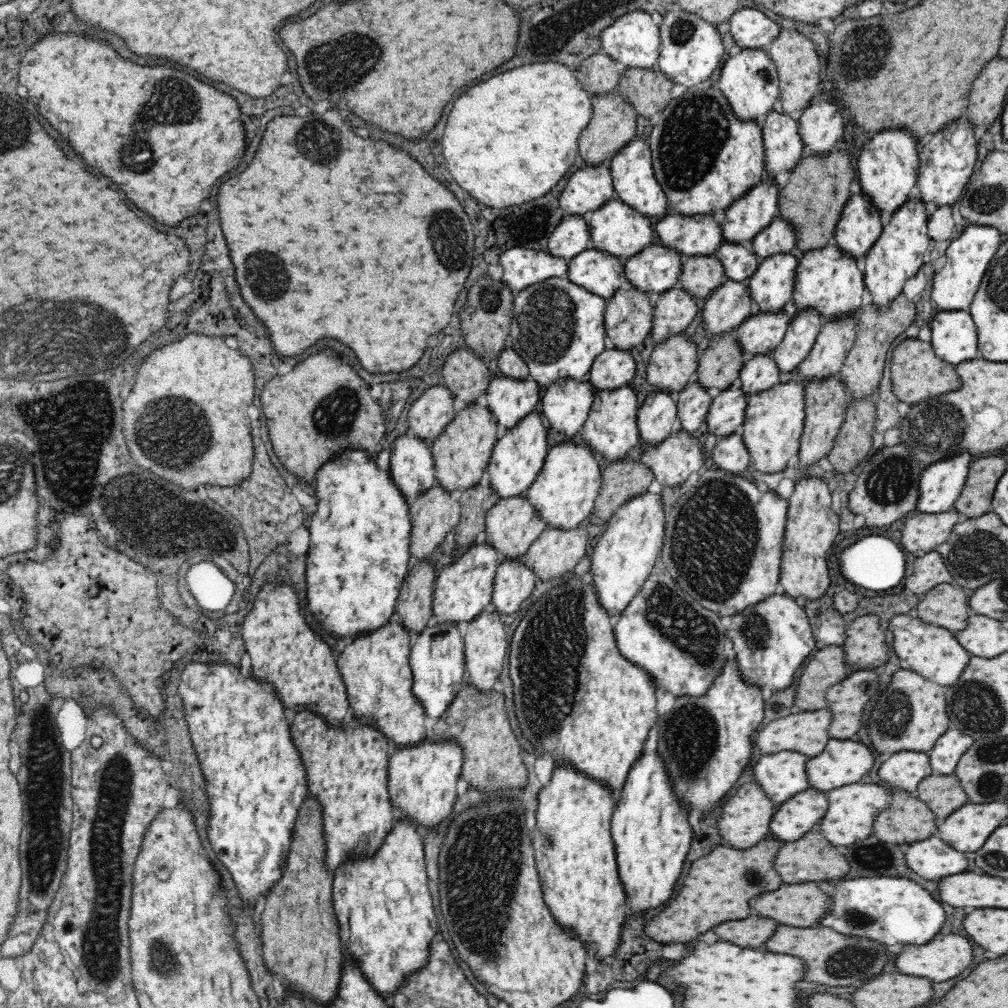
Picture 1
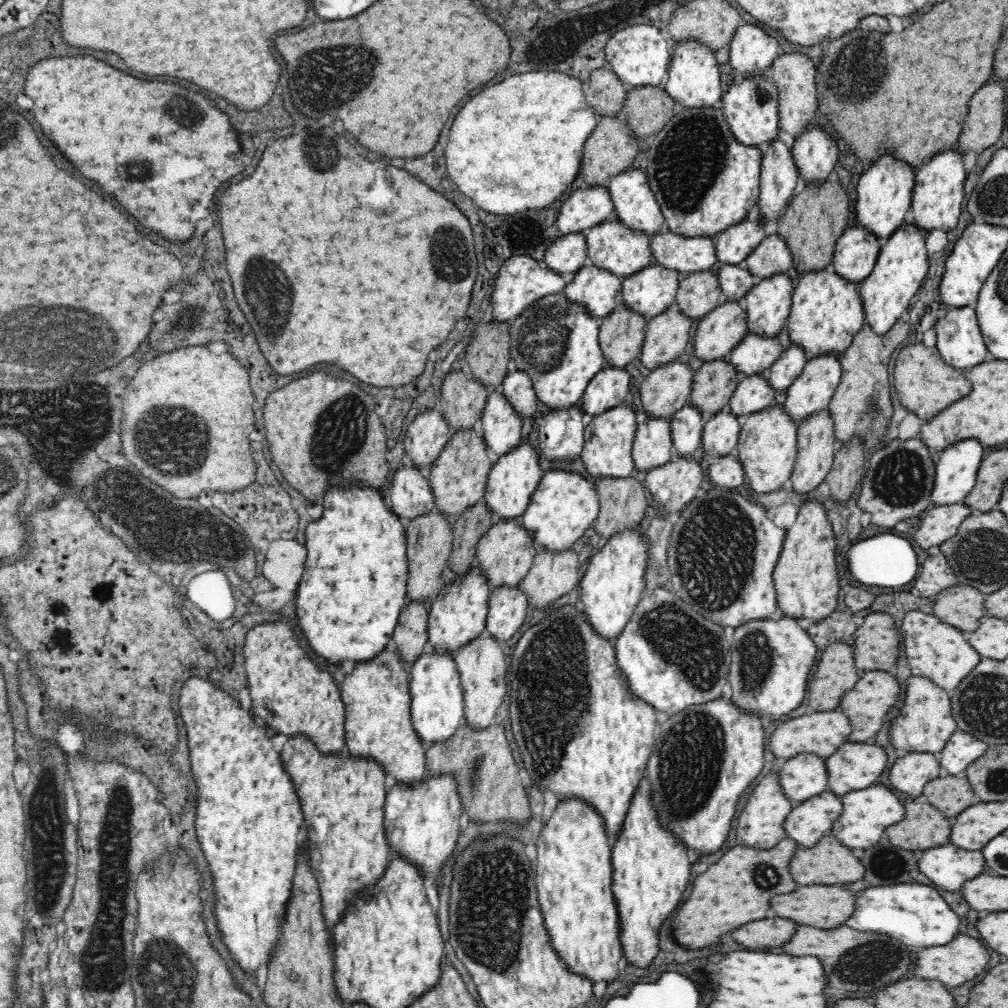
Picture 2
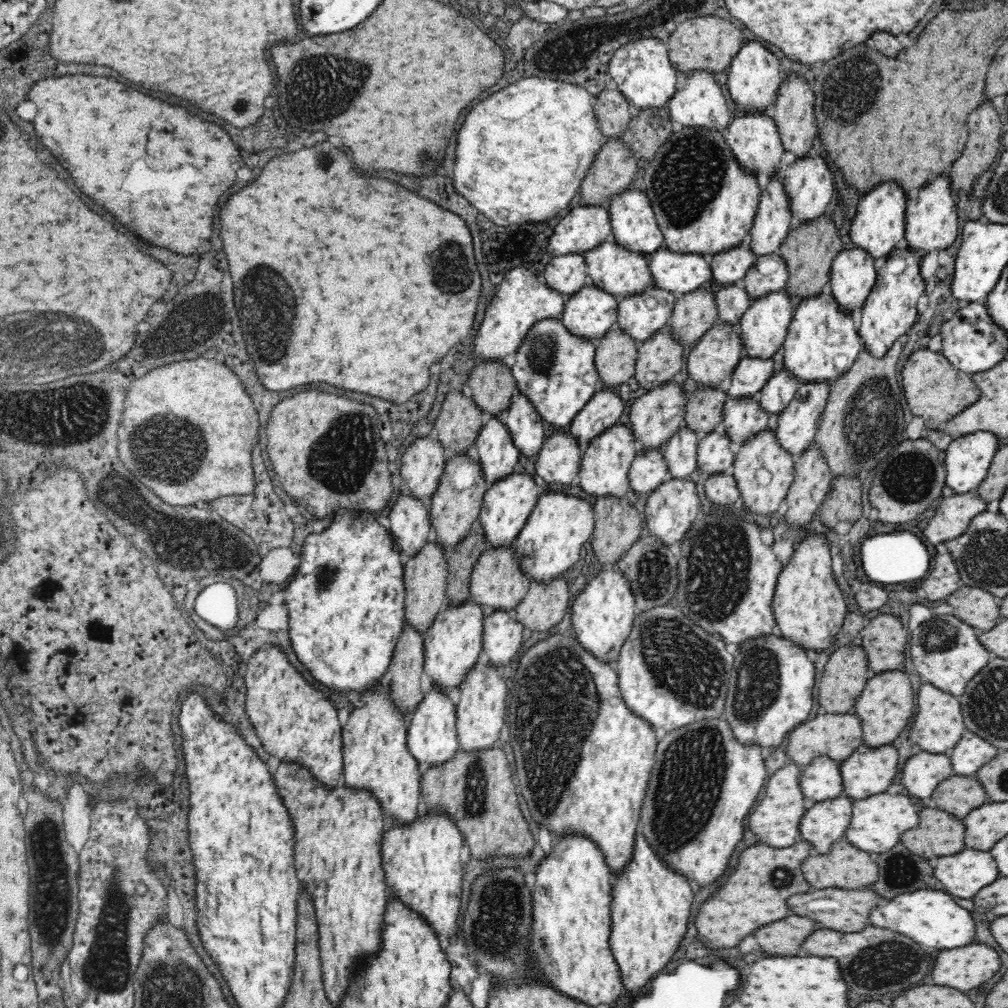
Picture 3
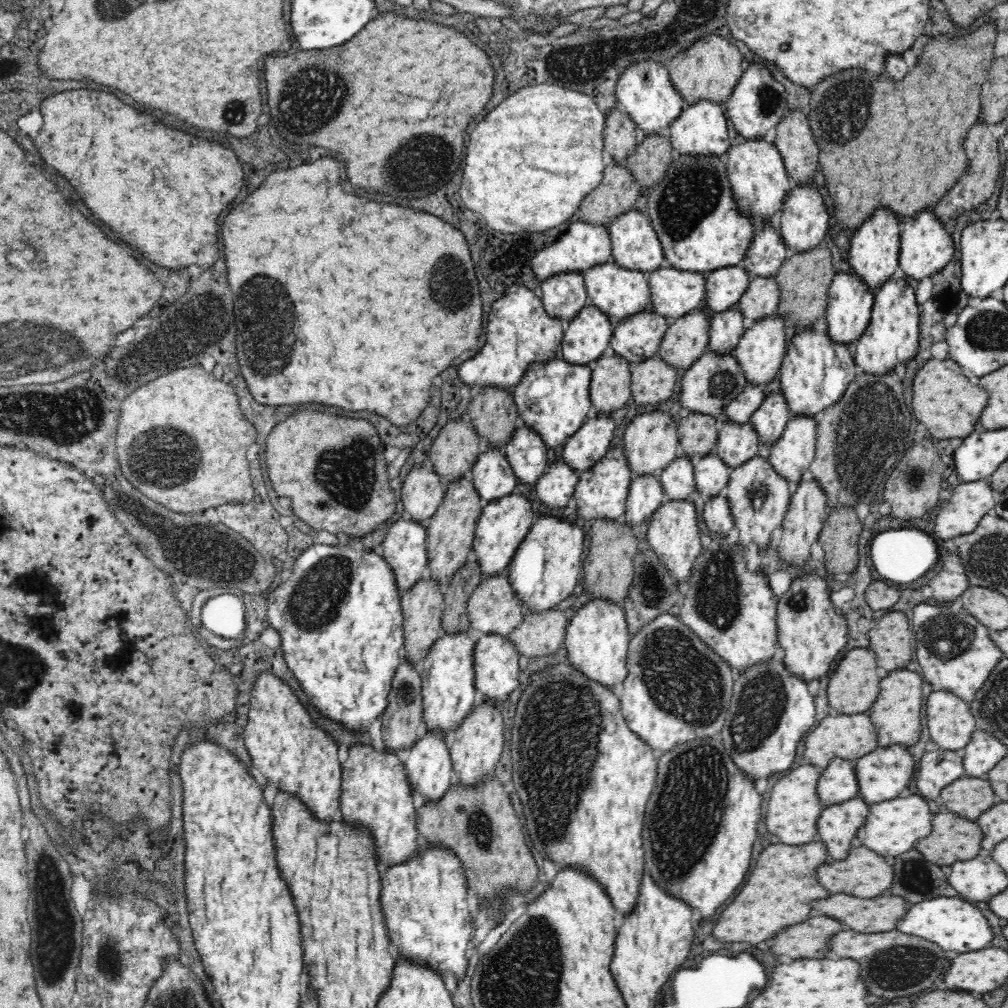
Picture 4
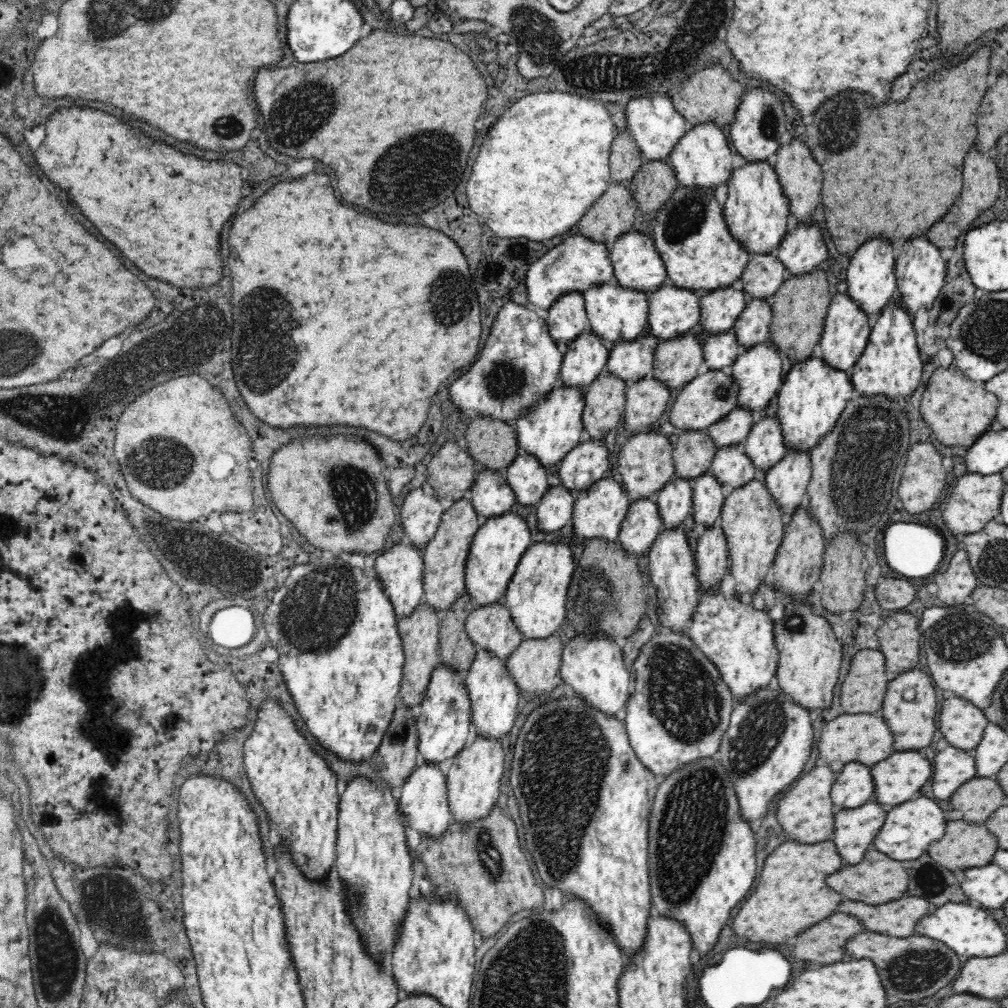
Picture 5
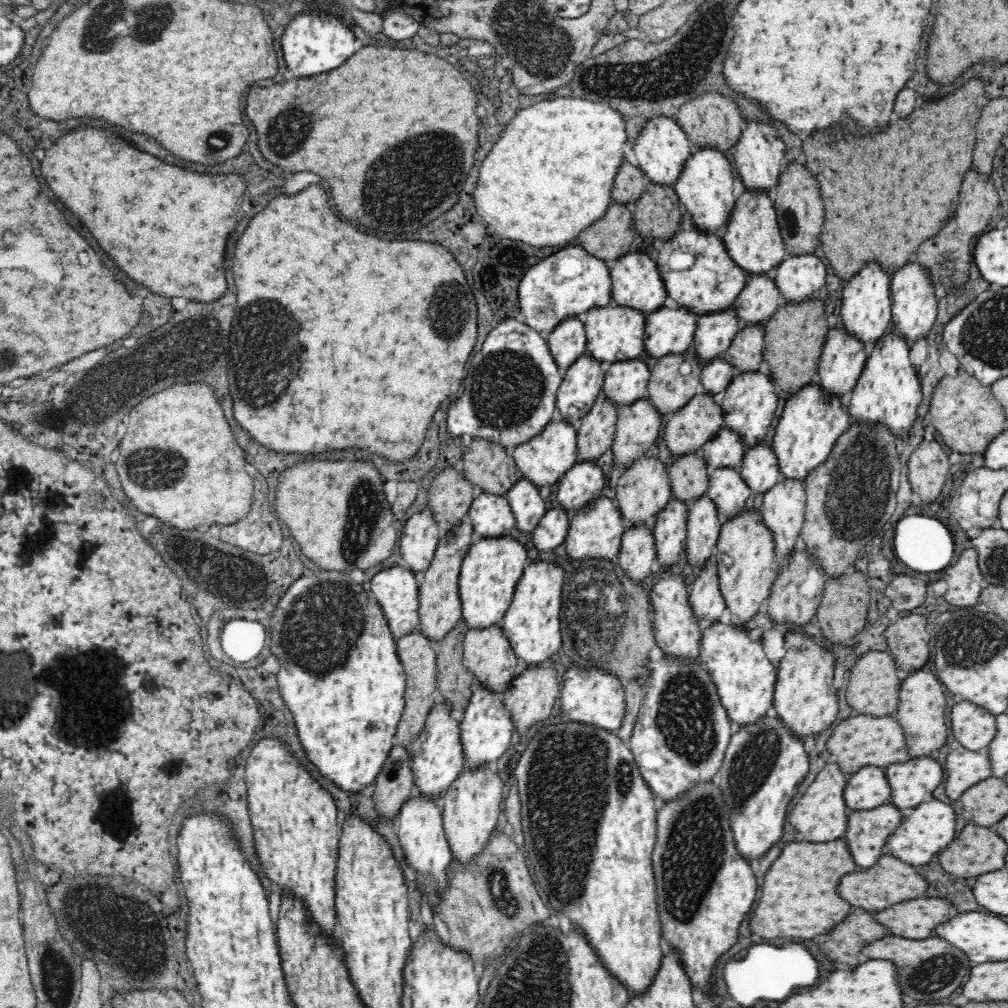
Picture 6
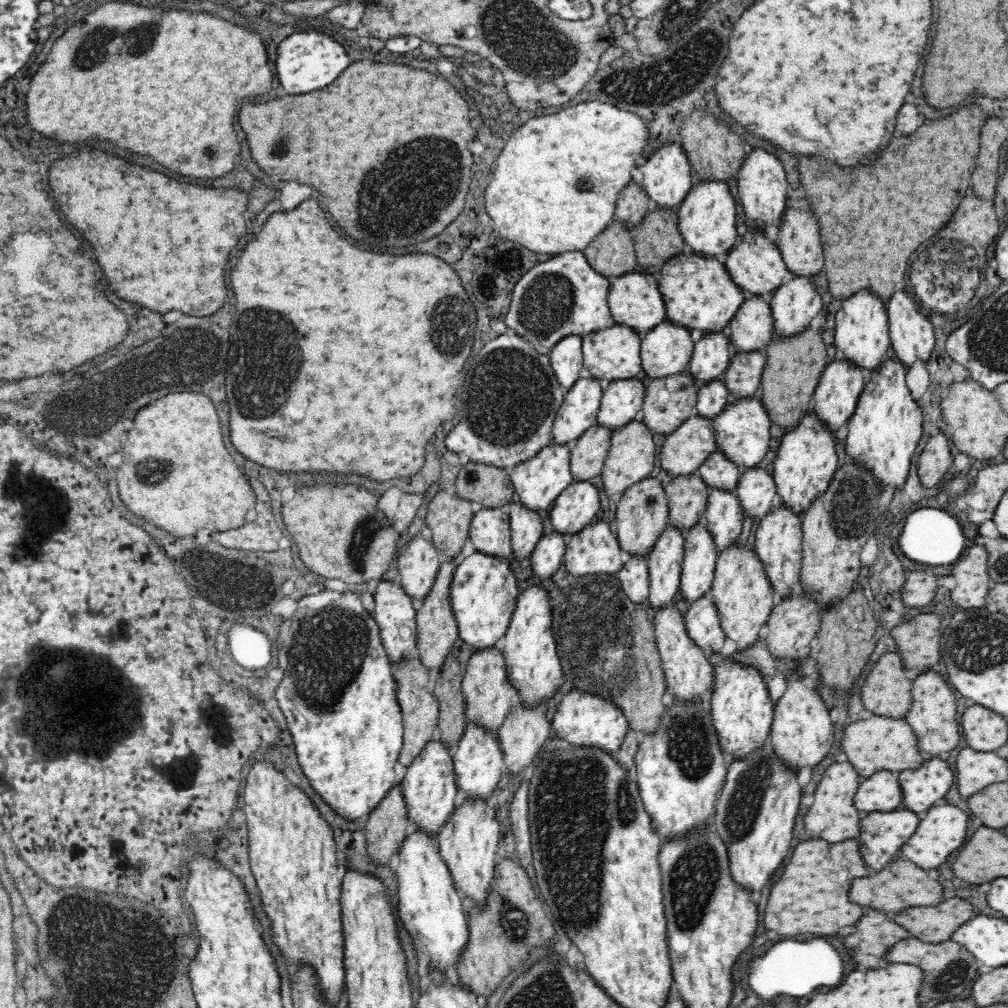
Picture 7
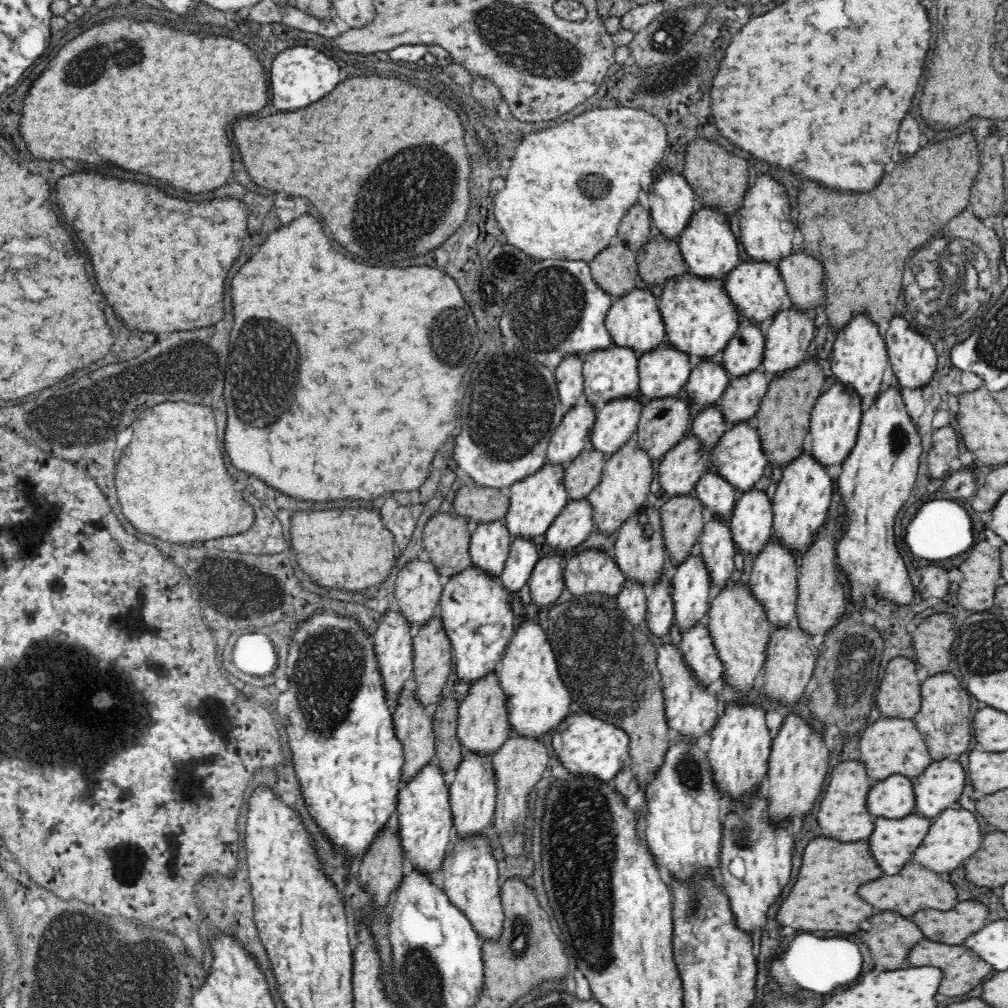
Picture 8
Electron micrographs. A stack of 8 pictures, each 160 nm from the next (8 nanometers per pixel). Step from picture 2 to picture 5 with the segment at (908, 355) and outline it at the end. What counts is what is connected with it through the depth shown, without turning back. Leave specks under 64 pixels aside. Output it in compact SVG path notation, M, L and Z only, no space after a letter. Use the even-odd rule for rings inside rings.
M955 365L948 370L941 367L934 370L920 404L922 424L926 426L926 431L933 432L943 445L966 448L976 444L986 432L992 431L998 408L998 398L984 388L984 383L971 380Z

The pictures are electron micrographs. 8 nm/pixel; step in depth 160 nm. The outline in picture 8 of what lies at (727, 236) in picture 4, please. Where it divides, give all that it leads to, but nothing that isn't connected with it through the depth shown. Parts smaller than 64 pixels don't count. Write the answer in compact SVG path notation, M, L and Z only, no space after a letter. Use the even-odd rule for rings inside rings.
M688 272L664 283L657 307L664 321L666 343L688 355L688 358L698 358L699 364L711 361L726 350L740 323L736 307L722 289L720 281L700 279Z

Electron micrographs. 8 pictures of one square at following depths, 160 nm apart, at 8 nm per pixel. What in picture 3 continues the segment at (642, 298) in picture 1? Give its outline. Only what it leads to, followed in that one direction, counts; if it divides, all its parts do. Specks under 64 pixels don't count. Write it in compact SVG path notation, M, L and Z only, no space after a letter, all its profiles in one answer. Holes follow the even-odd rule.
M615 327L595 343L595 366L601 388L612 389L625 384L635 376L638 349L634 339Z

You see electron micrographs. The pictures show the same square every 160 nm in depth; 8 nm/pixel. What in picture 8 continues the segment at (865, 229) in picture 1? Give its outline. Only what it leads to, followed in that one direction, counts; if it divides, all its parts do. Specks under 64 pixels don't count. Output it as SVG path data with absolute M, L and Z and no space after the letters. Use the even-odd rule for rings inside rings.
M839 382L828 392L821 394L811 412L810 452L814 461L824 465L826 469L835 464L842 466L858 440L863 406L861 399Z

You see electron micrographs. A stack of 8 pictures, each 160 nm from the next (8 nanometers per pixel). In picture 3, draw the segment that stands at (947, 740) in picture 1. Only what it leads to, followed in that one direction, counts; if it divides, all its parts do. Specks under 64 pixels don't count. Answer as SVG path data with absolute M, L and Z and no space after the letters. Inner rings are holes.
M964 731L959 743L949 752L954 775L975 776L999 751L981 736Z

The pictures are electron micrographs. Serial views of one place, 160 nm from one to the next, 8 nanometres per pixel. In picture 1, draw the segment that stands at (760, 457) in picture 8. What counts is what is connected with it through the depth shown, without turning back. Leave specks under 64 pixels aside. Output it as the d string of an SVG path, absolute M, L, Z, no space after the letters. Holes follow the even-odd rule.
M779 254L761 261L746 283L757 312L777 313L793 298L799 255Z

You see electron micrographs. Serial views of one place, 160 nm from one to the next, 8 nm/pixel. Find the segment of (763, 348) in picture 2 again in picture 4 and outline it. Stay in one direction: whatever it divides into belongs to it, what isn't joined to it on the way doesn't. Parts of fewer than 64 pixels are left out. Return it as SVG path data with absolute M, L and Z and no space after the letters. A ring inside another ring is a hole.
M747 384L744 392L742 392L736 400L732 400L732 402L728 404L726 411L724 411L724 415L718 418L719 424L744 424L745 422L750 422L752 415L763 404L766 395L767 391L762 390L760 386Z

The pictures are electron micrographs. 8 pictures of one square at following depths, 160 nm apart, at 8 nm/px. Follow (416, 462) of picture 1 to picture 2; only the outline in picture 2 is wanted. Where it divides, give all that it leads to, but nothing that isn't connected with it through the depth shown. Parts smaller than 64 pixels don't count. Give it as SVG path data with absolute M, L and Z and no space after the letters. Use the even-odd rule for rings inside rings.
M407 462L394 474L390 493L392 512L404 526L435 509L434 495L427 475Z

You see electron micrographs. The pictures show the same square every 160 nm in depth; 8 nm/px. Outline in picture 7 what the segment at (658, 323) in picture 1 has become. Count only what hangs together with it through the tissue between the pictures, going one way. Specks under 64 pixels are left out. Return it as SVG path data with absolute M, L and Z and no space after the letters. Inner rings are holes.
M638 418L623 427L618 432L614 432L611 437L608 456L605 458L605 463L600 474L604 494L609 499L614 499L615 502L618 502L618 498L626 493L628 488L633 484L648 478L654 468L654 460L656 460L654 436L652 432L649 432L646 425Z

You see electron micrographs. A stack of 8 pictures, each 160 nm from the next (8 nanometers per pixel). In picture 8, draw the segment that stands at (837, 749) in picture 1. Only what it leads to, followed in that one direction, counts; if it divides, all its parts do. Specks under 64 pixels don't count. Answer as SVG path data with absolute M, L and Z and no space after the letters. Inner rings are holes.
M940 760L926 768L926 772L912 780L916 799L915 810L928 818L943 810L958 806L964 792L966 774L958 762Z

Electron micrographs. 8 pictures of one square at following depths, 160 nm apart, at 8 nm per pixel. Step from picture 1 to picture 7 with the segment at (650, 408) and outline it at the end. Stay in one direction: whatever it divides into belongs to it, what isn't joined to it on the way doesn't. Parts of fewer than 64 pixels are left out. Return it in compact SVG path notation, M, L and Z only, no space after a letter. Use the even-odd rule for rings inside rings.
M626 558L625 565L617 572L622 591L634 604L642 604L649 597L648 559Z

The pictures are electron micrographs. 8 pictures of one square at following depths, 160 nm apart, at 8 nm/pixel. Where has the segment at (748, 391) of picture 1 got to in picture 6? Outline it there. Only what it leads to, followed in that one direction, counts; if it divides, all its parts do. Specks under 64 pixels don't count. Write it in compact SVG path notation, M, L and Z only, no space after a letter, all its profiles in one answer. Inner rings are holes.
M739 468L711 470L707 495L716 506L719 519L723 522L740 516L752 500L750 487L744 483Z

